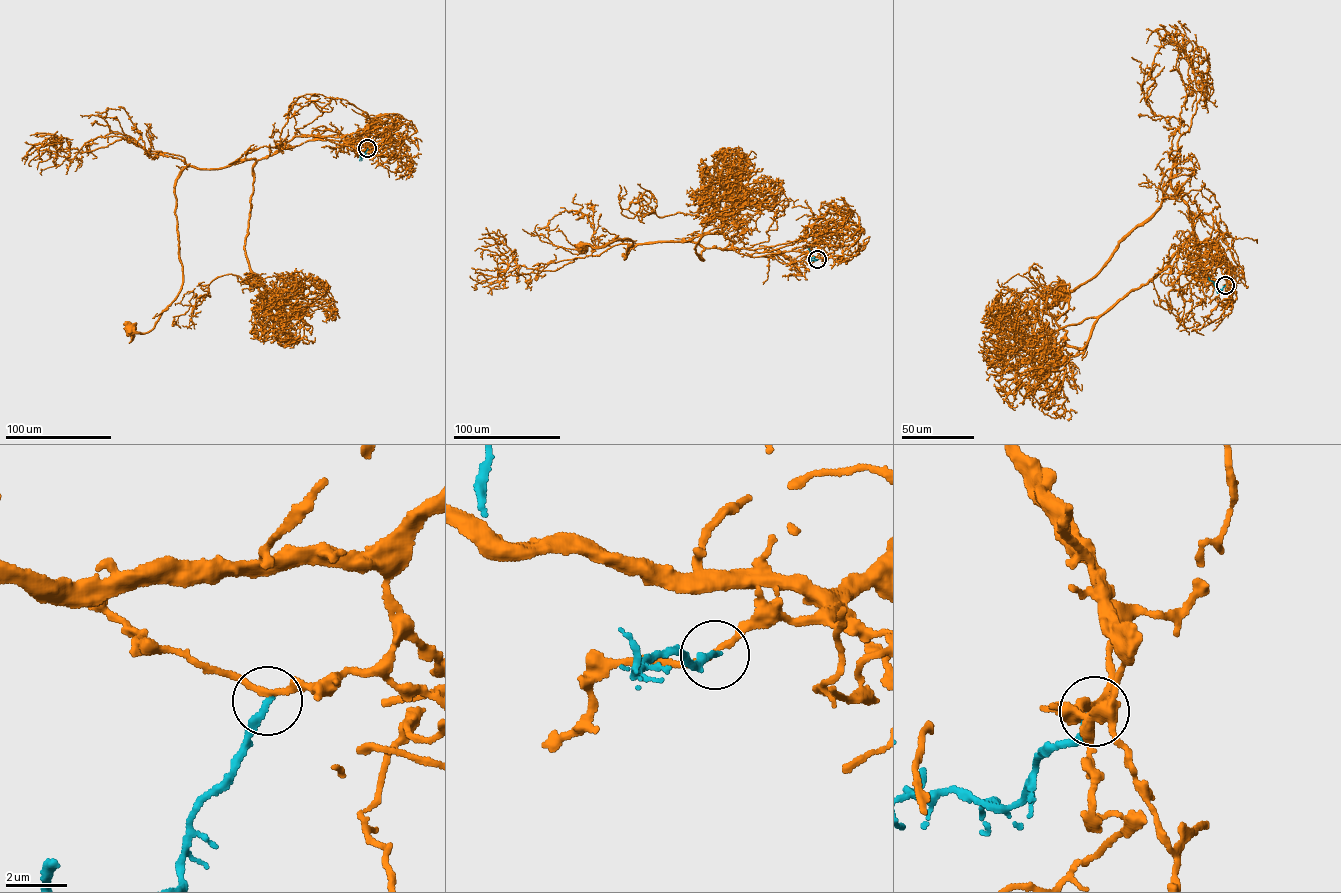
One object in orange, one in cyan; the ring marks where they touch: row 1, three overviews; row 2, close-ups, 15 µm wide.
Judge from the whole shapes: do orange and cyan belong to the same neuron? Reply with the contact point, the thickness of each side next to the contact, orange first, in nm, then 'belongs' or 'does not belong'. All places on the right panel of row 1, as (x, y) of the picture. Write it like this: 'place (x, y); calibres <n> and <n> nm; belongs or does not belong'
place (1225, 285); calibres 180 and 240 nm; does not belong

